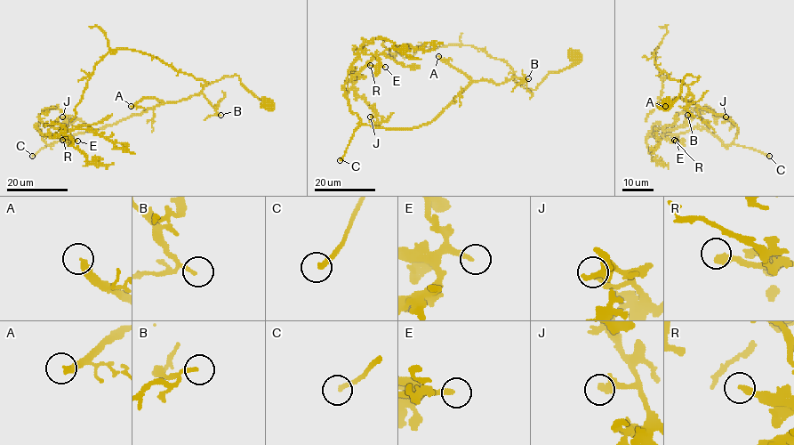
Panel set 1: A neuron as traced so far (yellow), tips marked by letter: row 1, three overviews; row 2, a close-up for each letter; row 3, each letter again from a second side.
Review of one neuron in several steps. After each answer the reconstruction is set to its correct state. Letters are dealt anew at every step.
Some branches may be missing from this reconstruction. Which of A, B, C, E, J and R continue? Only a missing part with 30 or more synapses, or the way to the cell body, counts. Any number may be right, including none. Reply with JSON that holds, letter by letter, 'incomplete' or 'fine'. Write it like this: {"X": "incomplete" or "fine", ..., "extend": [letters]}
{"A": "incomplete", "B": "incomplete", "C": "incomplete", "E": "fine", "J": "fine", "R": "fine", "extend": ["A", "B", "C"]}

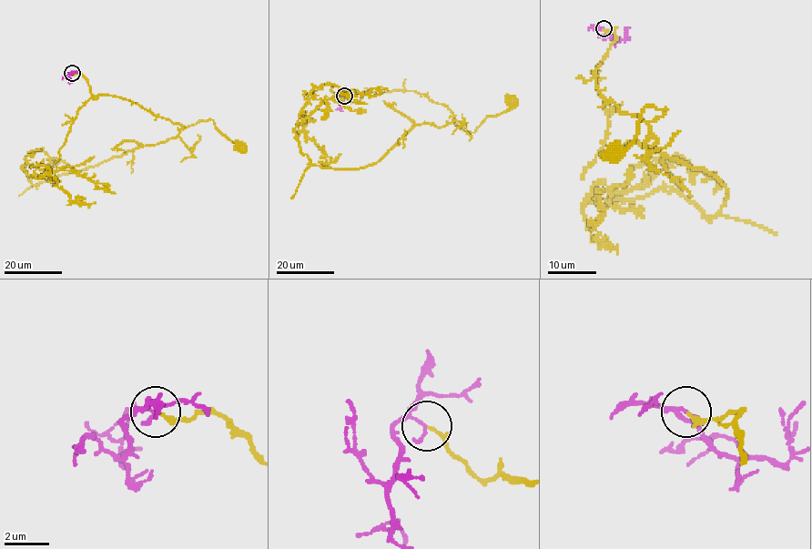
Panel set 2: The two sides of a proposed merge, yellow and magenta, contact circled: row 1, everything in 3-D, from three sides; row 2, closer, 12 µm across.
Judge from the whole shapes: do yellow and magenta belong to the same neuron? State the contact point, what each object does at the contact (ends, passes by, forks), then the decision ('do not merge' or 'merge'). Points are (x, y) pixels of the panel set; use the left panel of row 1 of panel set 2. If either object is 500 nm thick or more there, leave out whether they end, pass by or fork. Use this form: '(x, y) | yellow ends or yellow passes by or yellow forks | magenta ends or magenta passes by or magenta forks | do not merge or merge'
(72, 73) | yellow ends | magenta passes by | do not merge

